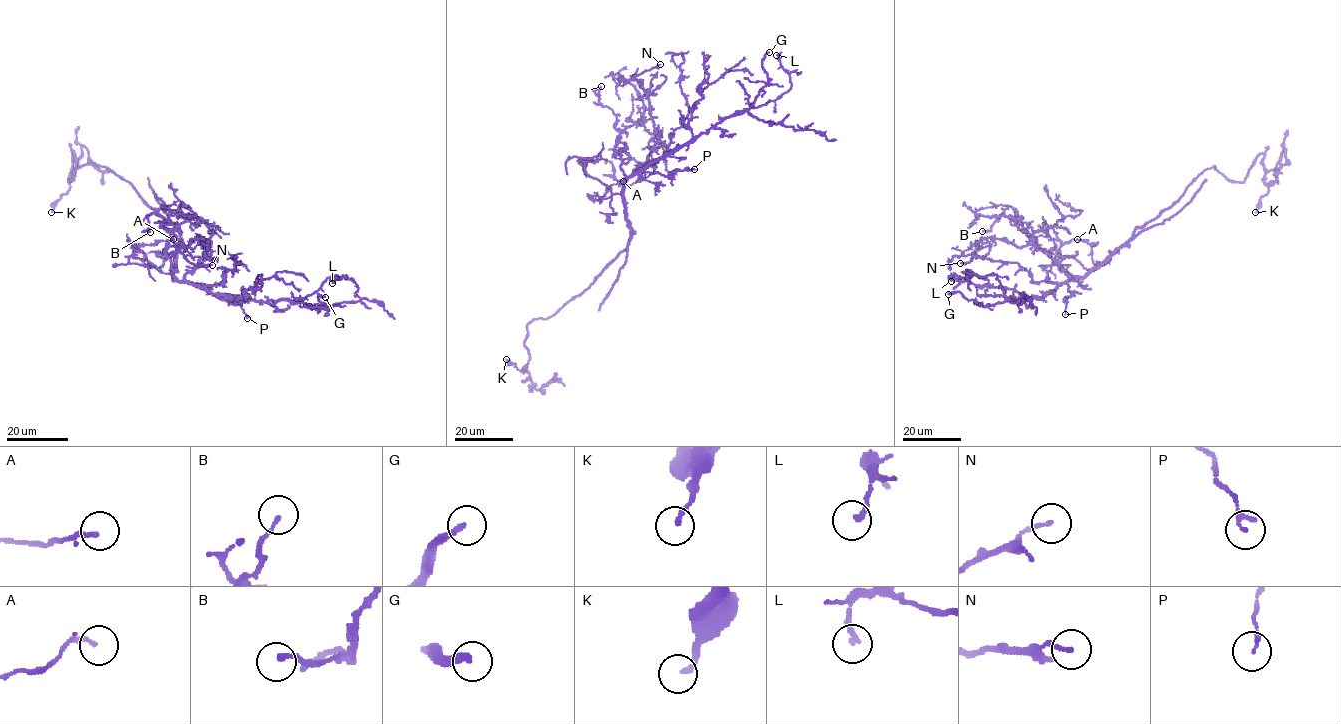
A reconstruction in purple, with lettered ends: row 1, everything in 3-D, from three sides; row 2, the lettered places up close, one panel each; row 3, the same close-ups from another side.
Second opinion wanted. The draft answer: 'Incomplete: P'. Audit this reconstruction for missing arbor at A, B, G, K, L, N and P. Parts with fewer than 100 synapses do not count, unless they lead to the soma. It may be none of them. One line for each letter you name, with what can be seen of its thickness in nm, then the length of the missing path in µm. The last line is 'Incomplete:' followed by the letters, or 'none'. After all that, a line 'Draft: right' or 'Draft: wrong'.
Incomplete: none
Draft: wrong

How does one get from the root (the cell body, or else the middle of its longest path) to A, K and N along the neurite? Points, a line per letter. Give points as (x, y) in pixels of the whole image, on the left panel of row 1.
A: (180, 236), (181, 245), (177, 252), (175, 266), (169, 273), (153, 267), (138, 248), (173, 239)
K: (180, 236), (175, 224), (108, 168), (80, 165), (70, 180), (73, 151), (69, 190), (51, 212)
N: (180, 236), (174, 279), (181, 281), (208, 250), (199, 239), (191, 239), (184, 256), (193, 264), (212, 265)

